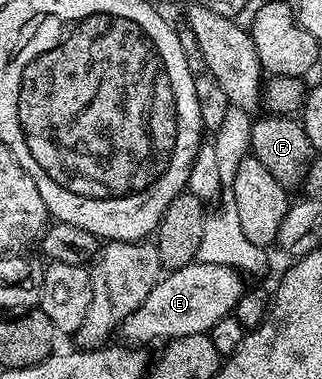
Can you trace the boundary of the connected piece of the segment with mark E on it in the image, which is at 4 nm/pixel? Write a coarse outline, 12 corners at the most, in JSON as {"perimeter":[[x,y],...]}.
{"perimeter":[[194,260],[170,270],[119,327],[124,341],[208,334],[242,275]]}

